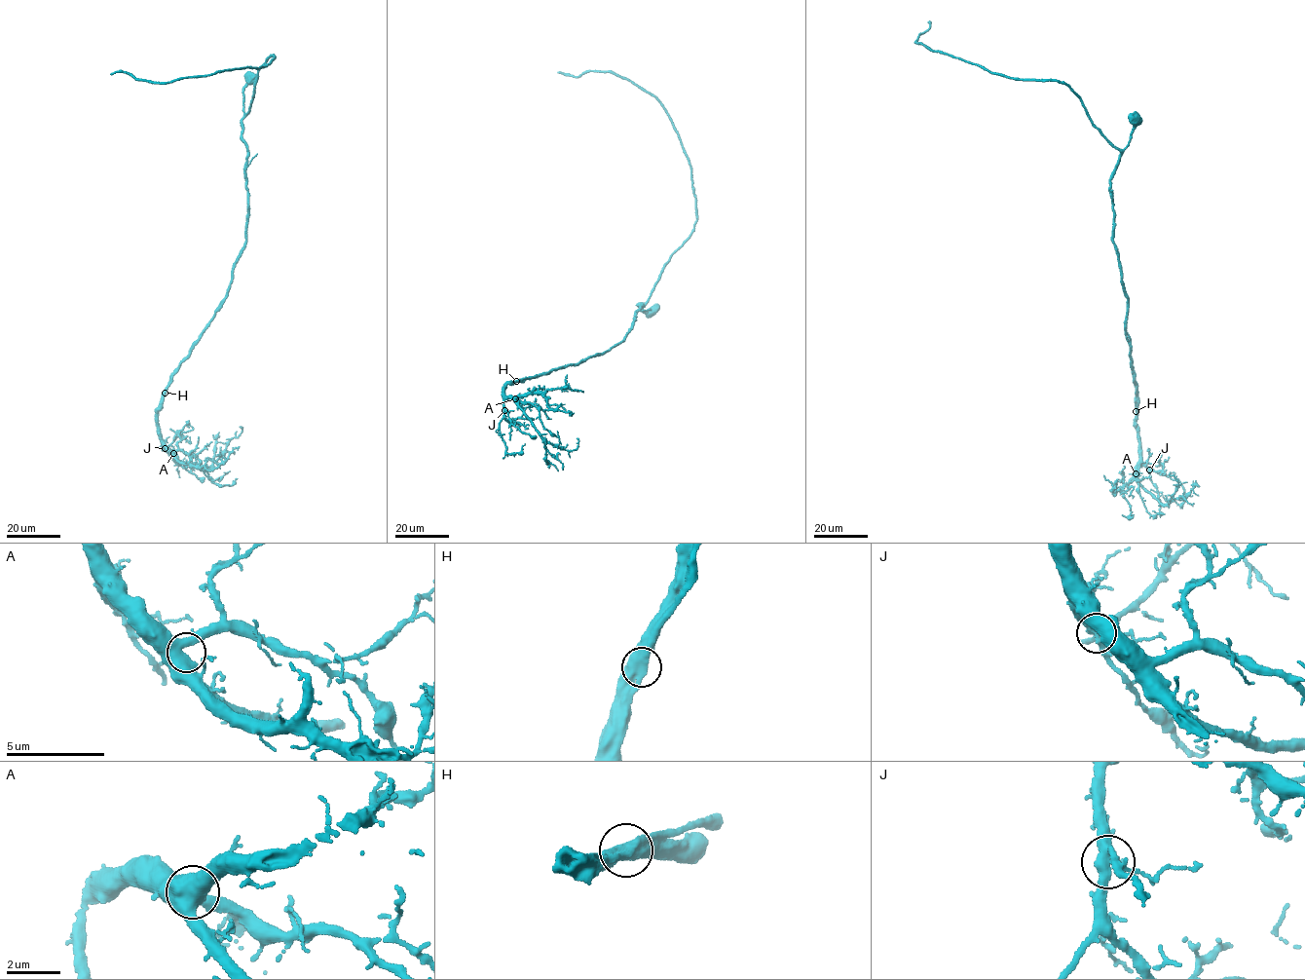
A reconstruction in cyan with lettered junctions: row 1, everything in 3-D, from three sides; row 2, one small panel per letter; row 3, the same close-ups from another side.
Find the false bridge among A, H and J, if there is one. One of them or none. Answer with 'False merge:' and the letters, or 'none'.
False merge: none

